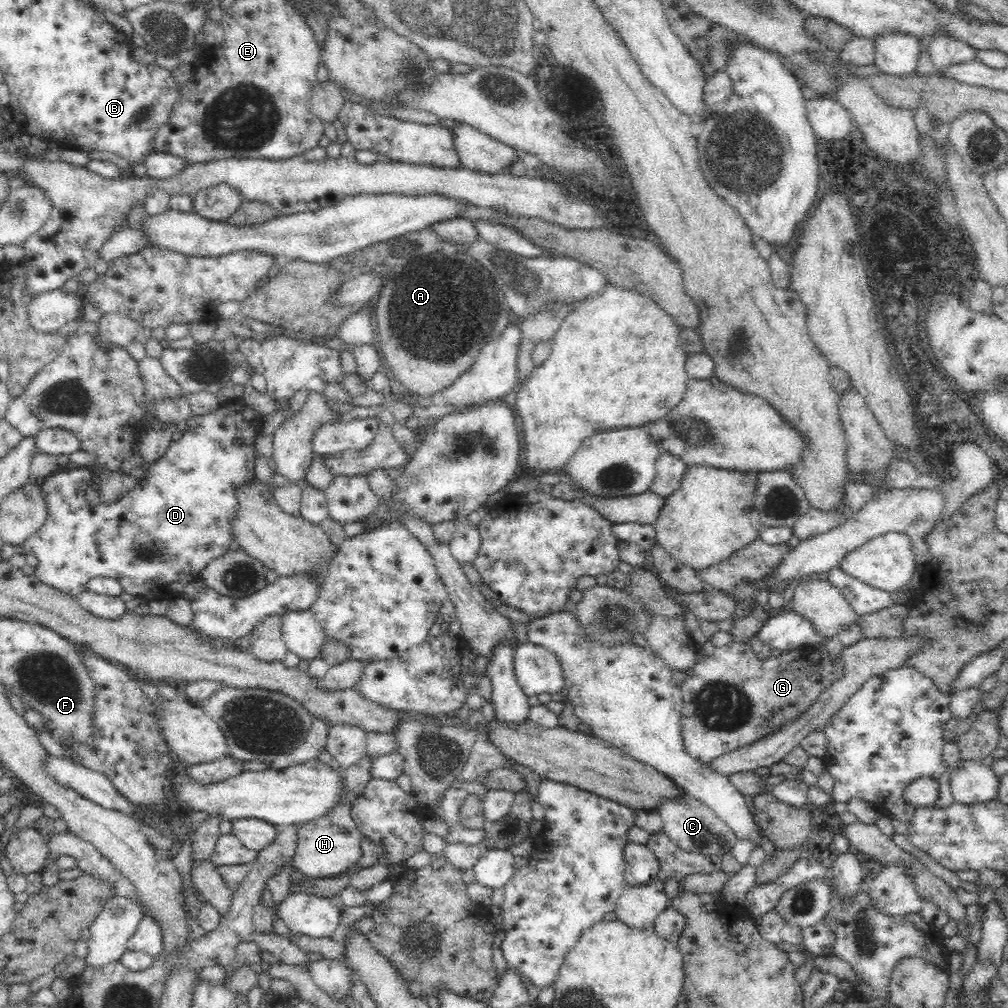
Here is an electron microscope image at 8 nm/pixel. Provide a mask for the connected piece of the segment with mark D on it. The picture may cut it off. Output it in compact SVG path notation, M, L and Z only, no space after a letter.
M226 402L224 406L219 407L210 414L204 416L192 416L188 419L188 430L183 433L182 438L178 441L171 442L168 450L148 464L148 469L144 470L144 475L137 480L137 484L124 496L124 499L110 503L98 503L88 505L86 494L86 486L92 480L93 469L81 466L48 476L41 486L42 497L47 504L48 516L44 526L41 526L32 536L28 537L26 542L23 542L22 552L30 553L38 558L38 564L35 566L34 574L36 578L47 584L48 586L57 588L66 594L76 596L87 589L88 581L94 577L115 578L123 588L124 592L144 601L152 600L170 600L175 596L180 596L183 591L183 586L186 586L190 581L198 581L201 578L201 572L206 568L206 565L216 558L224 556L229 550L230 542L230 520L236 516L238 510L238 499L235 496L235 489L252 481L254 475L254 439L262 431L262 416L257 414L250 406L242 406L239 402Z

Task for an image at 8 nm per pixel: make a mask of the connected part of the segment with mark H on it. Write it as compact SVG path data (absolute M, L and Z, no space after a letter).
M342 797L326 816L299 826L297 848L292 859L294 867L304 877L310 879L331 878L345 874L361 860L362 838L363 835L351 818L350 805L346 797Z

